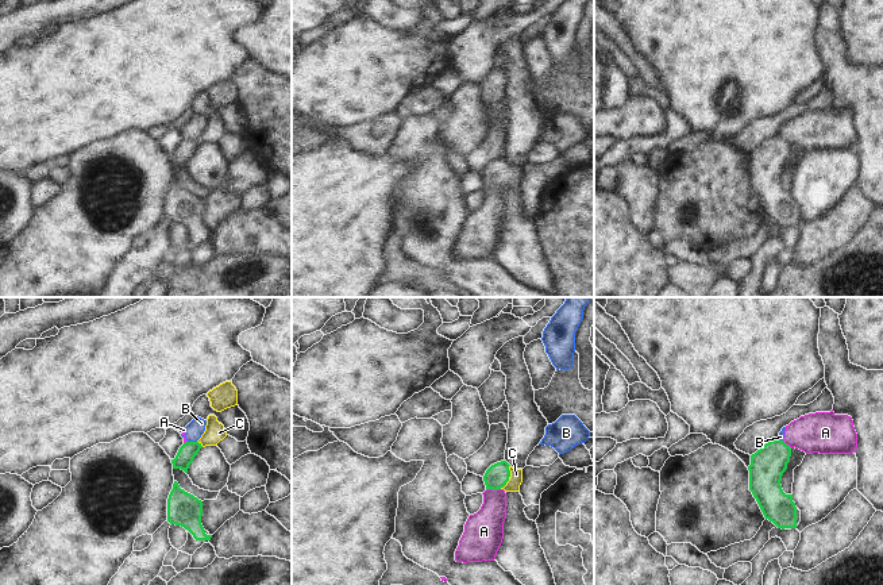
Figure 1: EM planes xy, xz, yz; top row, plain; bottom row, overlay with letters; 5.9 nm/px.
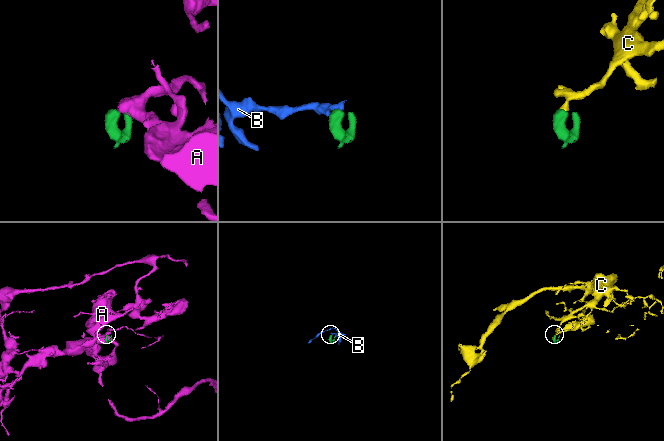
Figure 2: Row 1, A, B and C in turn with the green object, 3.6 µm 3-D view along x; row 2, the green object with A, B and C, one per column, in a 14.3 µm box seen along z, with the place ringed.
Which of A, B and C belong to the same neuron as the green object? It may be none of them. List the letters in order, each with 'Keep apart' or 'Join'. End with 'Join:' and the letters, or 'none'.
A: Keep apart
B: Keep apart
C: Join
Join: C

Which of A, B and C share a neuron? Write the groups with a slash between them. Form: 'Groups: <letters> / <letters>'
Groups: A B / C

